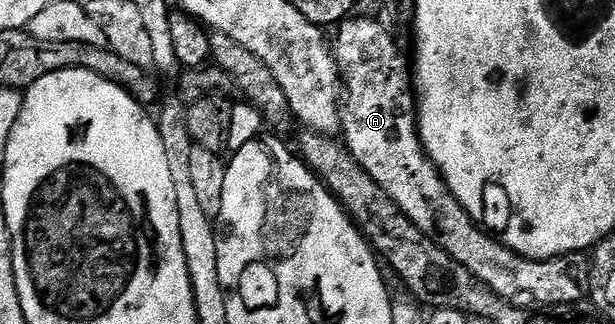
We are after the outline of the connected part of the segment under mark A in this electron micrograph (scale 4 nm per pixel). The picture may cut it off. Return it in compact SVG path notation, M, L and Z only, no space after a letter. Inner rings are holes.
M353 16L340 22L335 30L336 42L331 42L330 48L336 58L336 67L339 70L342 82L342 104L340 106L340 133L342 141L348 150L358 159L358 163L398 203L402 215L426 235L450 259L462 263L466 271L470 271L474 278L480 280L492 292L496 292L501 299L512 302L513 305L523 307L572 307L580 300L585 300L588 291L589 258L584 253L565 253L553 255L545 261L535 261L523 257L510 247L506 247L503 240L489 235L475 219L468 214L454 199L448 190L444 177L436 170L436 164L428 158L427 151L420 141L420 130L416 128L416 106L413 94L410 92L410 65L404 62L400 49L396 46L397 38L384 28L379 20L367 21L364 17Z

